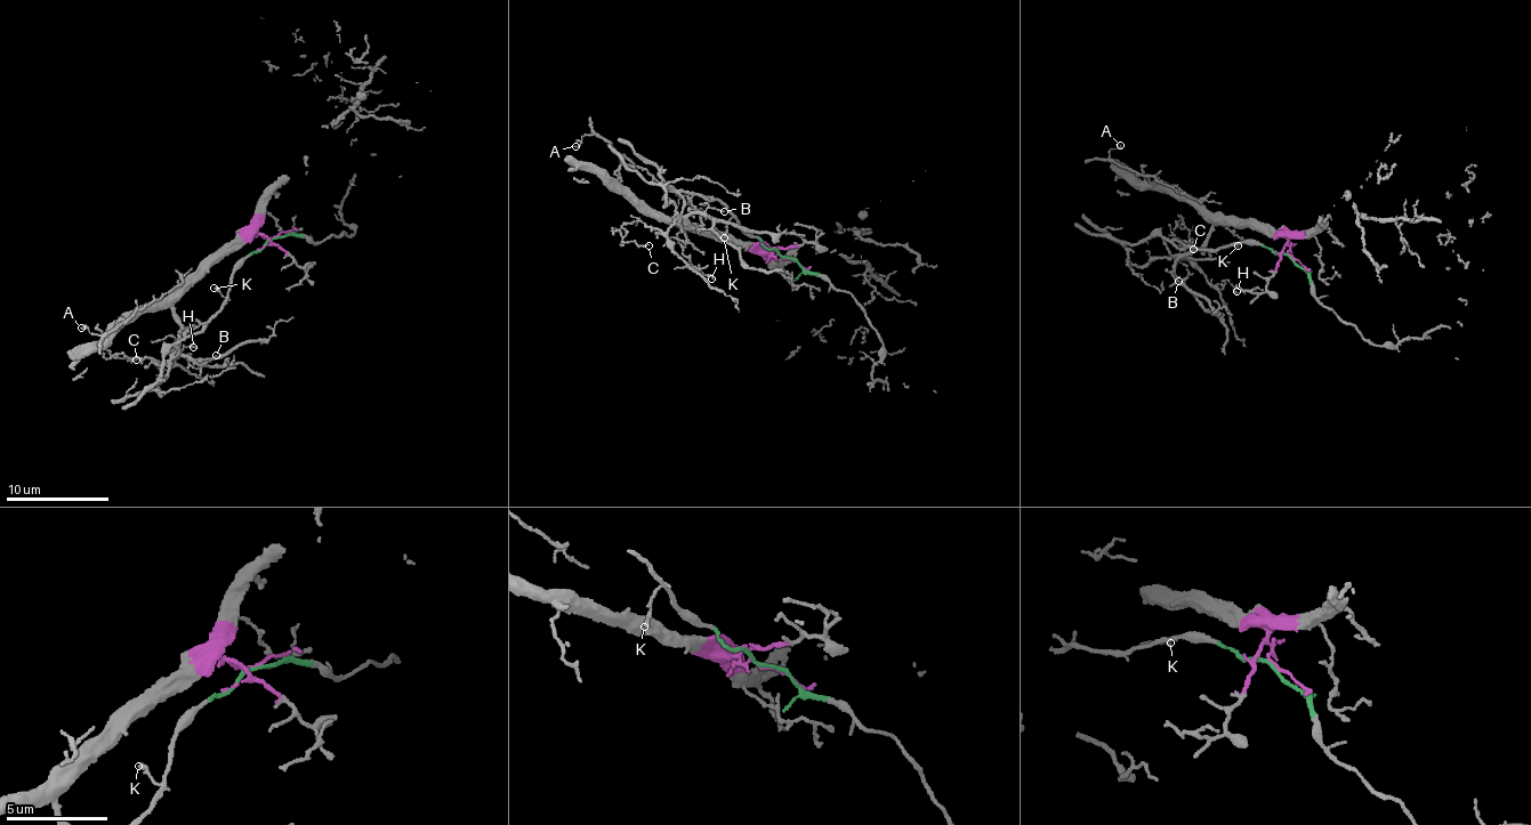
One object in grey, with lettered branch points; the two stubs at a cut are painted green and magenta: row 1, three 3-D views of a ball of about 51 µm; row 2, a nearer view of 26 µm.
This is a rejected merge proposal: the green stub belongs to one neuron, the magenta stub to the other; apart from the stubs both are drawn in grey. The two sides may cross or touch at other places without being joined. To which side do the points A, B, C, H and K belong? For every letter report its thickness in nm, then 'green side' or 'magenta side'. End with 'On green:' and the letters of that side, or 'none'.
A: 120 nm thick; magenta side
B: 100 nm thick; magenta side
C: 110 nm thick; magenta side
H: 160 nm thick; magenta side
K: 150 nm thick; green side
On green: K

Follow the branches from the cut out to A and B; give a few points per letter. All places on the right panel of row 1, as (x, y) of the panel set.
A: (1291, 257), (1282, 231), (1214, 212), (1169, 189), (1158, 178), (1118, 166), (1109, 154), (1120, 146)
B: (1291, 257), (1282, 231), (1249, 217), (1214, 225), (1202, 244), (1181, 257), (1170, 273), (1177, 282)

